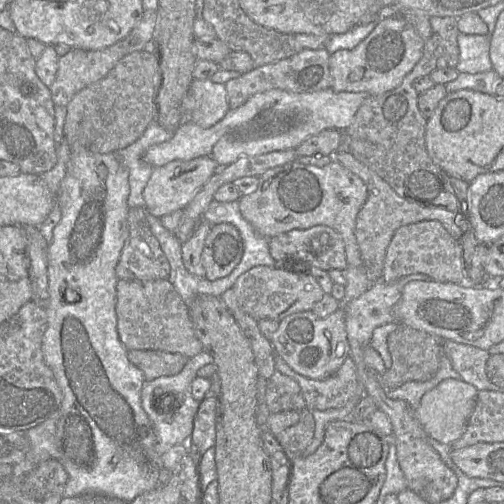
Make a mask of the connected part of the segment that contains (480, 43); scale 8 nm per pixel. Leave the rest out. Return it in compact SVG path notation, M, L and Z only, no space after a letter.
M460 33L457 37L459 61L455 69L460 73L476 74L492 70L489 56L490 36Z

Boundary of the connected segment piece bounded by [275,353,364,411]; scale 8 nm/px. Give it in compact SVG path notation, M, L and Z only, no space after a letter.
M276 353L275 369L299 384L306 402L305 408L309 411L340 408L350 400L355 400L356 405L364 395L351 356L347 357L337 372L324 379L312 379L300 375Z

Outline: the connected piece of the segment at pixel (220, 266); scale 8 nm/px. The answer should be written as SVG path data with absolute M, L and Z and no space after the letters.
M229 223L212 226L202 251L204 277L214 281L229 275L241 261L243 252L244 242L235 226Z

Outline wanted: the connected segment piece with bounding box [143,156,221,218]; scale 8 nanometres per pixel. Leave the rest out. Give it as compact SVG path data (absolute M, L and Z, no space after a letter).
M200 156L190 160L173 160L163 166L154 168L144 190L144 208L158 218L176 210L184 209L193 196L221 168L209 156Z

